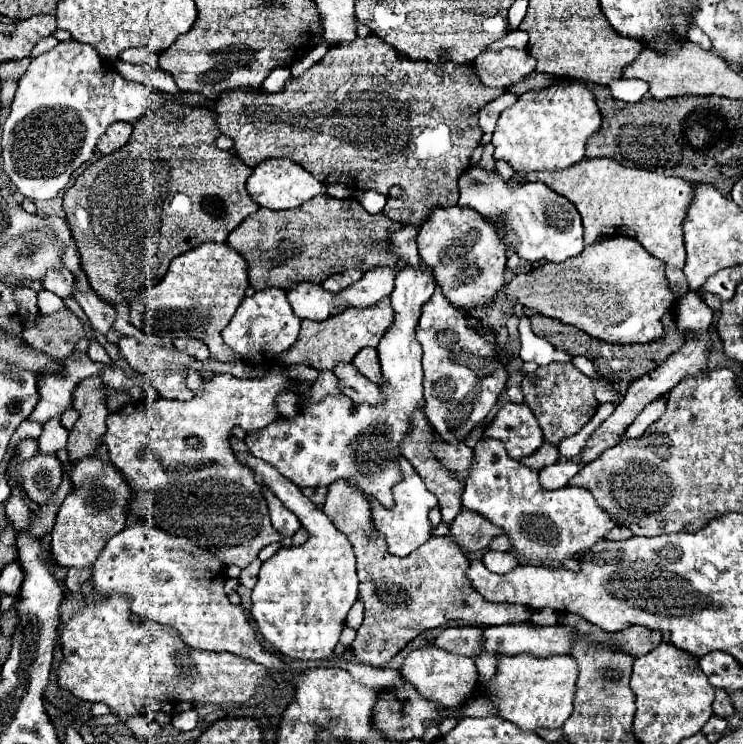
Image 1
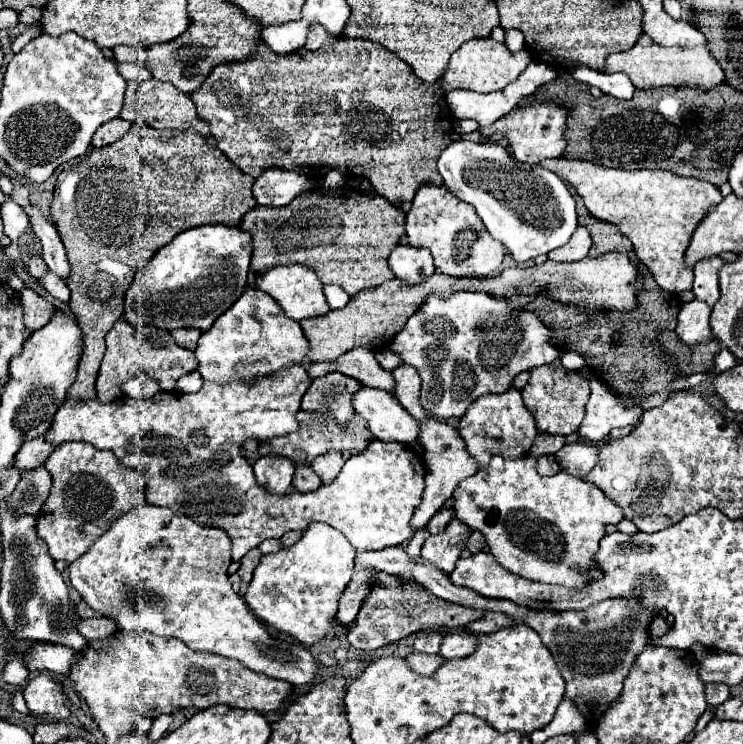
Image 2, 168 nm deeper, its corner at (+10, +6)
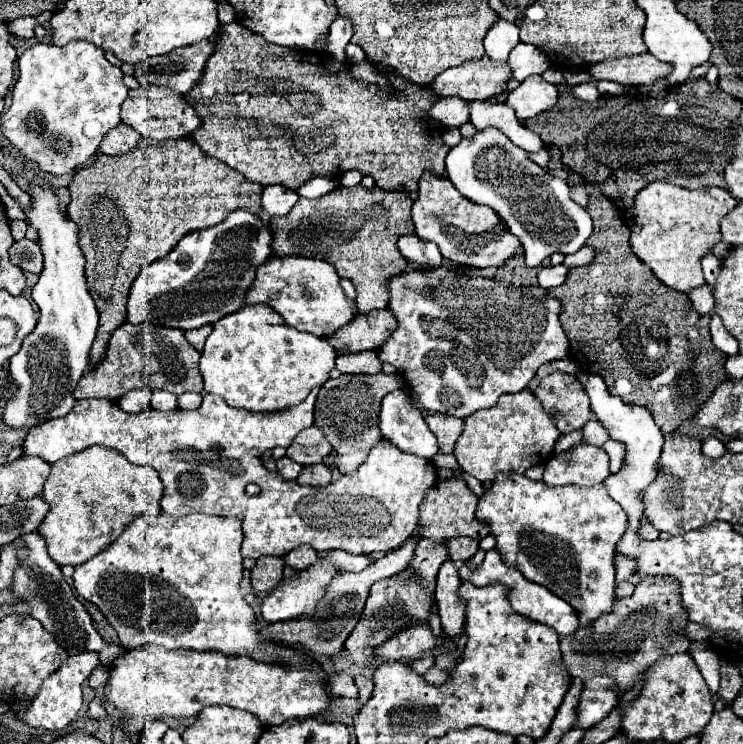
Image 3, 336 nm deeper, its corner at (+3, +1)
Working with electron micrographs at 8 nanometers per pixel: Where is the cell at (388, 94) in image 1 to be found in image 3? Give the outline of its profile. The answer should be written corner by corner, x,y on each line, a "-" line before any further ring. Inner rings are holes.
237,22
223,24
217,32
215,52
207,60
201,80
191,94
185,94
189,106
193,106
201,118
201,126
191,132
189,138
197,142
205,154
219,158
247,180
261,186
281,184
295,190
319,174
339,178
347,170
363,170
363,174
375,178
379,188
405,188
407,194
415,194
423,172
443,176
449,146
441,142
441,136
447,128
429,118
429,108
439,96
431,94
425,86
411,84
399,78
399,74
391,74
383,66
377,66
391,76
391,82
397,86
395,94
383,98
375,86
355,82
355,78
347,74
349,66
349,62
335,62
327,52
307,54
303,50
287,50
269,44

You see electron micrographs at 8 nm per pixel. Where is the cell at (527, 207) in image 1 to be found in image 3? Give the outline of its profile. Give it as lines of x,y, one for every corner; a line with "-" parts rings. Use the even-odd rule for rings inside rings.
493,126
477,132
473,138
463,138
459,146
449,150
445,162
447,176
455,188
465,198
491,206
505,220
511,234
521,240
527,266
539,266
553,252
577,252
593,232
591,216
571,200
567,182
531,162
525,150
517,148

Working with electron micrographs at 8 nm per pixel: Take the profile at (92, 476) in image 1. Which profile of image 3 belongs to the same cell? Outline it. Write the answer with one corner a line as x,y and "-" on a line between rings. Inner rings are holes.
93,446
73,456
67,456
55,464
51,464
51,474
43,488
43,500
49,504
49,512
39,524
39,534
43,536
49,556
55,564
79,566
107,548
111,542
119,538
119,534
129,526
135,516
159,516
161,506
159,500
163,496
163,482
153,468
131,464
123,454
113,448

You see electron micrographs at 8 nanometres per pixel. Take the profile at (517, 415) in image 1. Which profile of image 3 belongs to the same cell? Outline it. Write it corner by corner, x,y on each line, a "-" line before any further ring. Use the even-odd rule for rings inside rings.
529,390
503,394
493,408
479,410
465,420
465,428
455,442
455,458
465,474
475,476
481,484
499,474
523,474
527,468
545,464
553,456
559,430
553,418
543,410
537,396

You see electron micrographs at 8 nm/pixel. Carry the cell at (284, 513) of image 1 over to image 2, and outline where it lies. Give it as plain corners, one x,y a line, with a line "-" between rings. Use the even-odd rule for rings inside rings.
268,455
268,457
260,457
252,469
256,475
256,483
260,487
264,487
268,493
282,495
290,487
296,465
292,465
292,461
284,461
284,457

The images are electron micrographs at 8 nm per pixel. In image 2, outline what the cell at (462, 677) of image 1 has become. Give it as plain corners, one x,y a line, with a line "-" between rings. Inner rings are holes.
410,653
408,657
406,657
406,663
408,663
408,667
414,671
414,673
418,673
418,675
426,675
426,677
430,677
442,663
444,663
446,659
442,657
442,655
426,655
426,653

